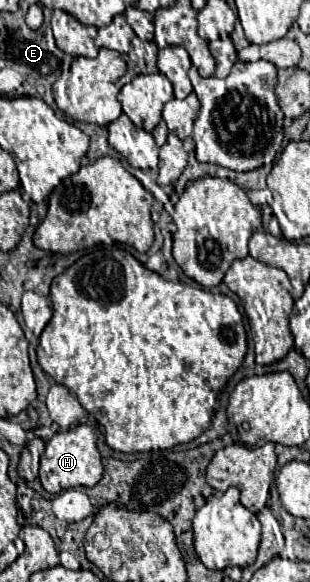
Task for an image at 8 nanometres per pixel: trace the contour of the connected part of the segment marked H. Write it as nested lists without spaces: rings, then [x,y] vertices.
[[[80,424],[66,432],[56,432],[45,444],[40,459],[38,478],[46,492],[58,494],[76,486],[94,486],[102,478],[102,460],[96,448],[96,432],[88,424]]]

